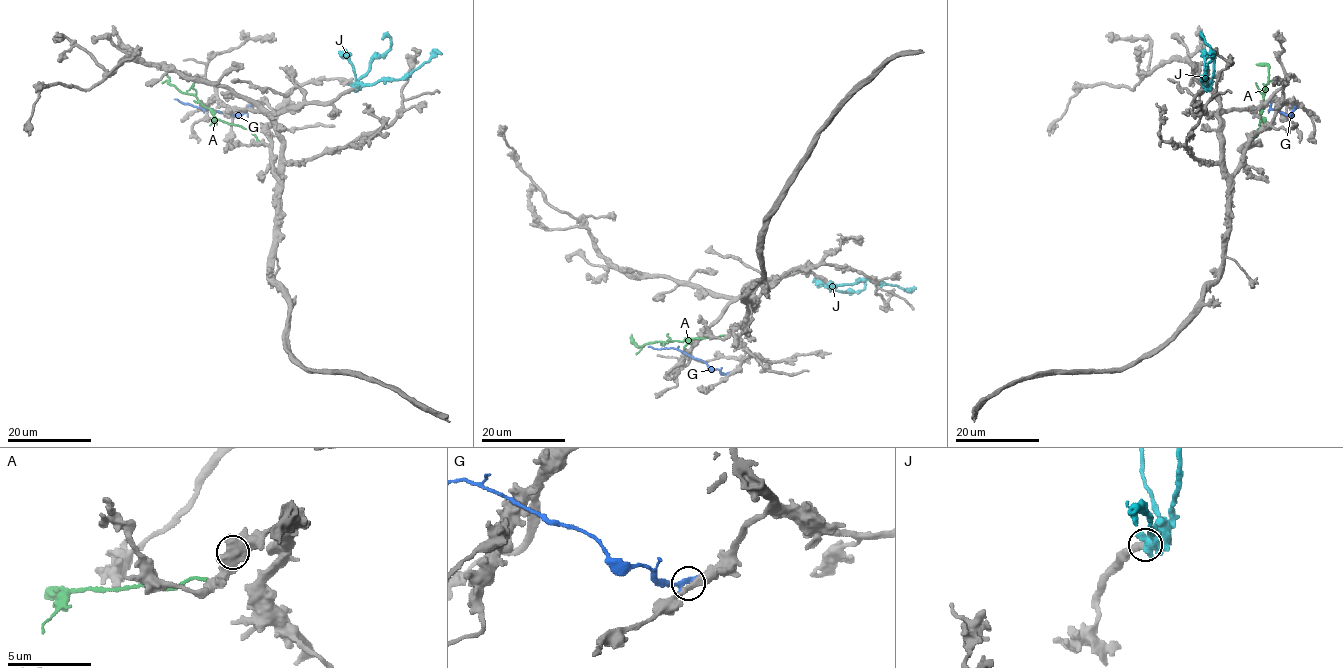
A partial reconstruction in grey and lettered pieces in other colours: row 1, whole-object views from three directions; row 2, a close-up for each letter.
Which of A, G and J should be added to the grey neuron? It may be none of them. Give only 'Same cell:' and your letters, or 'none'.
Same cell: J

